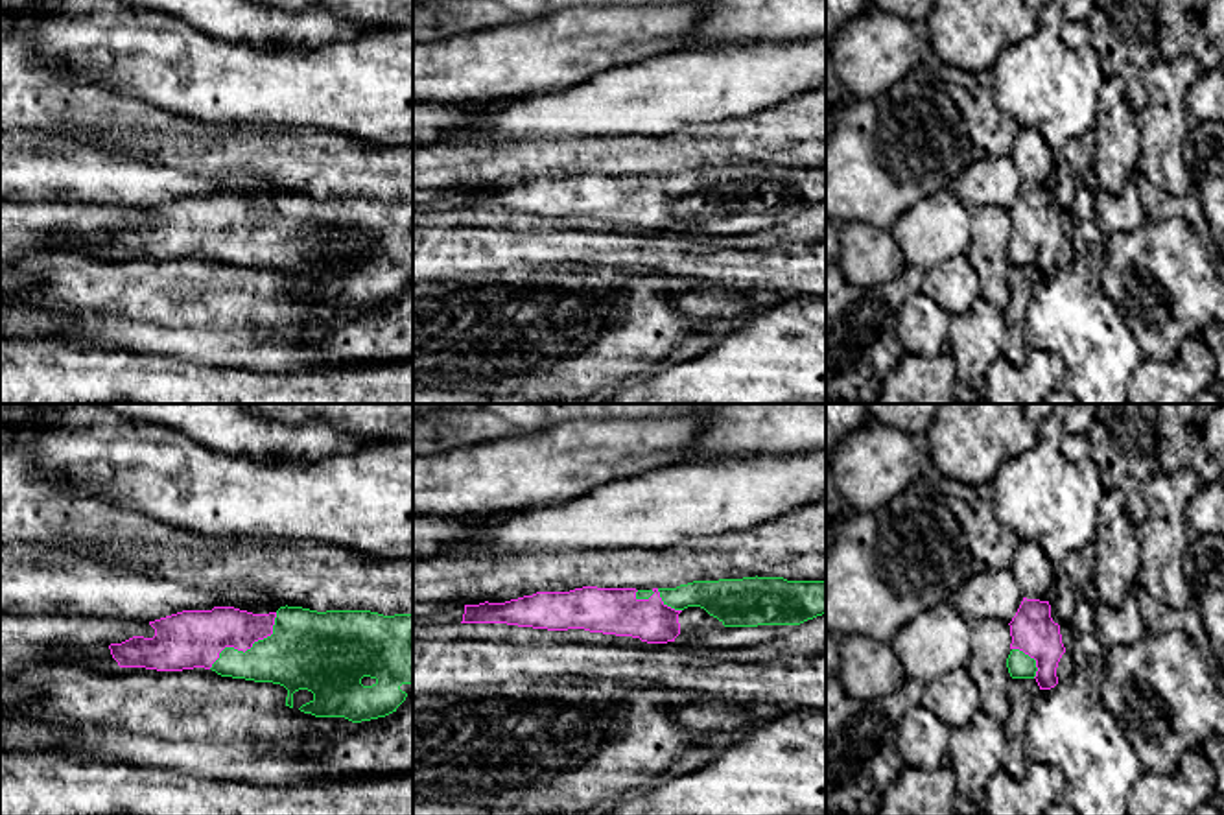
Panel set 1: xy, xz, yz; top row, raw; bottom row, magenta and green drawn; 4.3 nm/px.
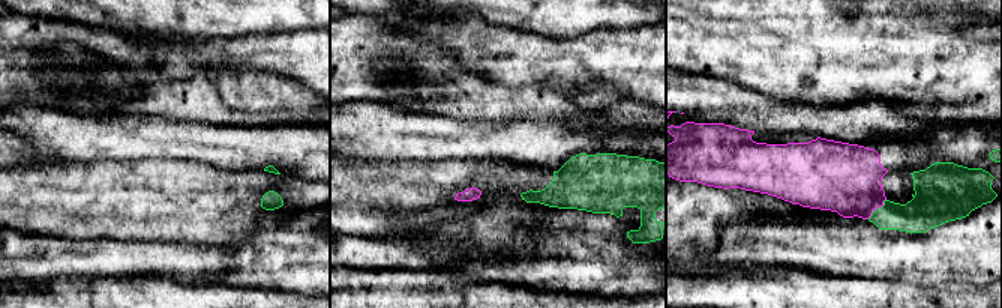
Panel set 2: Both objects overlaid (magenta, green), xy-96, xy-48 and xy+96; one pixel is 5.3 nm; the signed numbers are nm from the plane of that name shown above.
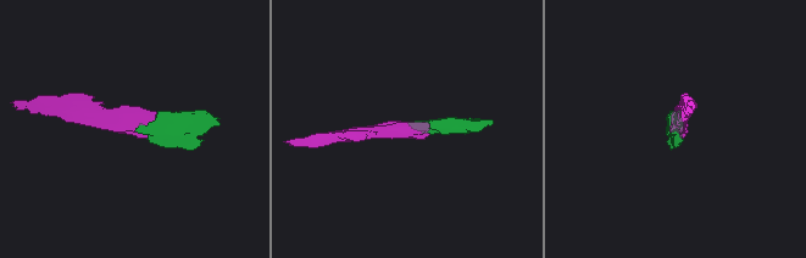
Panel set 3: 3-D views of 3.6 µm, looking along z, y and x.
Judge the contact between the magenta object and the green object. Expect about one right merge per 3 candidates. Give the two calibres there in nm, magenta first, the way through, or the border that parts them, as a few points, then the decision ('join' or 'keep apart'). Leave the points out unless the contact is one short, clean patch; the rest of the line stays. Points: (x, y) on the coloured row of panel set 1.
260/320 nm | across xy (192, 638), (225, 638), (247, 648), (305, 651) | join

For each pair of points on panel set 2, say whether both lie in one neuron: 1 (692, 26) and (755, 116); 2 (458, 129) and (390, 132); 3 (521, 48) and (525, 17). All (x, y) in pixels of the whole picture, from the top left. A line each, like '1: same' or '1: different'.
1: different
2: same
3: different

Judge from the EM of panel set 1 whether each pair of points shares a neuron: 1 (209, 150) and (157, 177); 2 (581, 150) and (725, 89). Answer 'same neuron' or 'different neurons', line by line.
1: different neurons
2: different neurons

